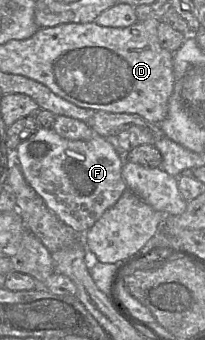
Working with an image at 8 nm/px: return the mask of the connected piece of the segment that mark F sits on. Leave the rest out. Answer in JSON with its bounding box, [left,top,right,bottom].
[17,127,127,235]

